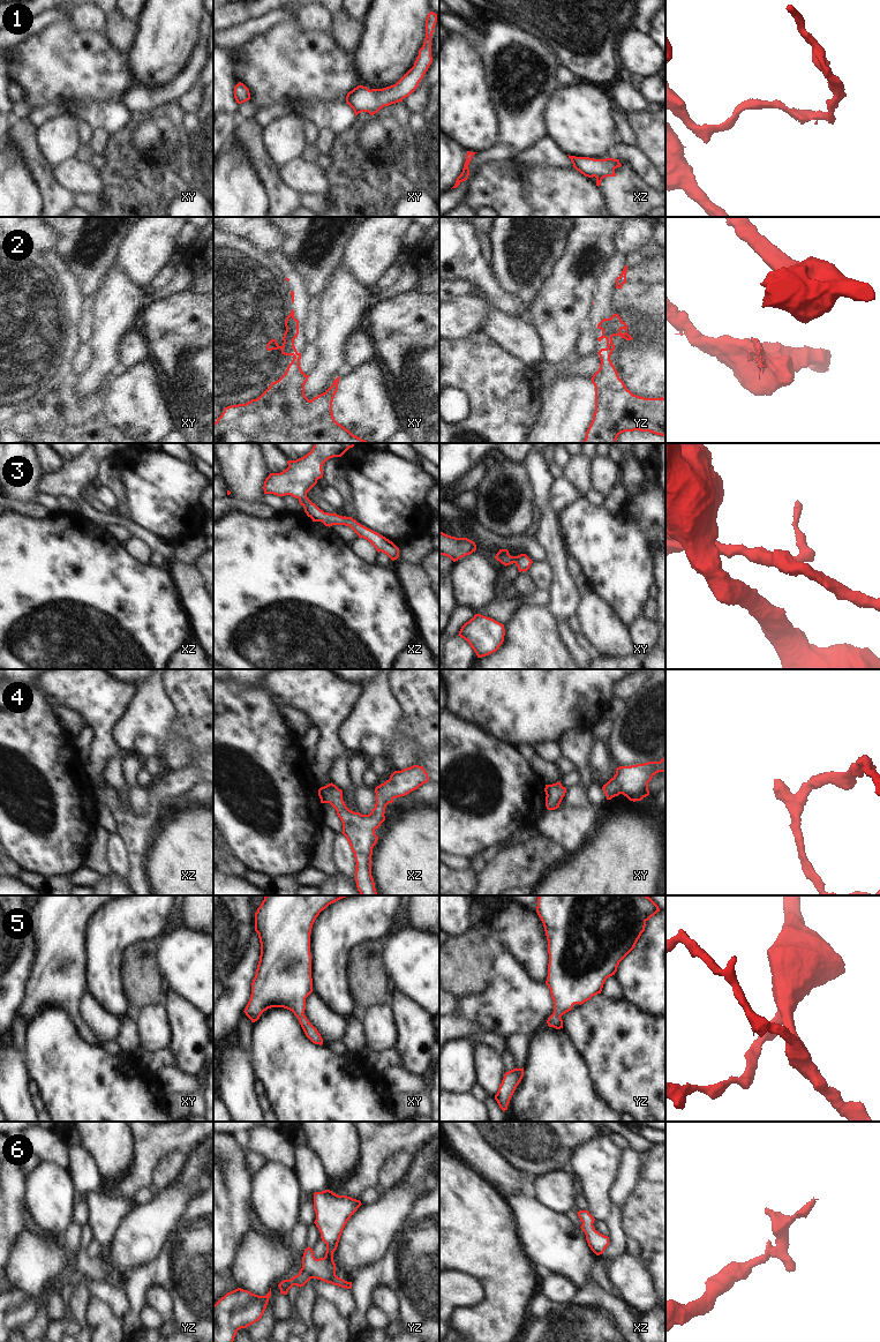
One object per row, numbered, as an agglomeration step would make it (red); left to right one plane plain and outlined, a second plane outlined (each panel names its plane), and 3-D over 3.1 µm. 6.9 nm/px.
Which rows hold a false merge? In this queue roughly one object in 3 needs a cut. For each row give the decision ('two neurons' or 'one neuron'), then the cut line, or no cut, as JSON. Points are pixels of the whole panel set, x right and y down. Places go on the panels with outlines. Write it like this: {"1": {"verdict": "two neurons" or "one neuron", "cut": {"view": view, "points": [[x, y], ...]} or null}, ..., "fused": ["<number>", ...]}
{"1": {"verdict": "one neuron", "cut": null}, "2": {"verdict": "two neurons", "cut": {"view": "yz", "points": [[609, 354], [600, 355]]}}, "3": {"verdict": "one neuron", "cut": null}, "4": {"verdict": "one neuron", "cut": null}, "5": {"verdict": "one neuron", "cut": null}, "6": {"verdict": "one neuron", "cut": null}, "fused": ["2"]}

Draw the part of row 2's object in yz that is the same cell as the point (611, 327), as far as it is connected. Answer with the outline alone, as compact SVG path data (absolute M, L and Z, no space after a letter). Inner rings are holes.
M614 314L610 318L603 318L599 324L597 329L602 330L602 336L597 338L601 342L603 338L607 339L607 348L601 348L599 351L599 355L608 354L611 355L612 351L615 350L615 345L612 343L614 336L619 336L626 340L633 339L627 333L627 324L622 321L618 314Z

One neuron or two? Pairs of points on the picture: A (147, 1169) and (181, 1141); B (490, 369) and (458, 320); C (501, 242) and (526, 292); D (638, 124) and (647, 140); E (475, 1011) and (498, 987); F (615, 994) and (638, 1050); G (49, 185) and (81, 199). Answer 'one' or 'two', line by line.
A: one
B: two
C: one
D: one
E: one
F: two
G: two

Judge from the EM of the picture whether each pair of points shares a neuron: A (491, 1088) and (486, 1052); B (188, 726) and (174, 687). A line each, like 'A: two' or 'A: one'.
A: one
B: one

